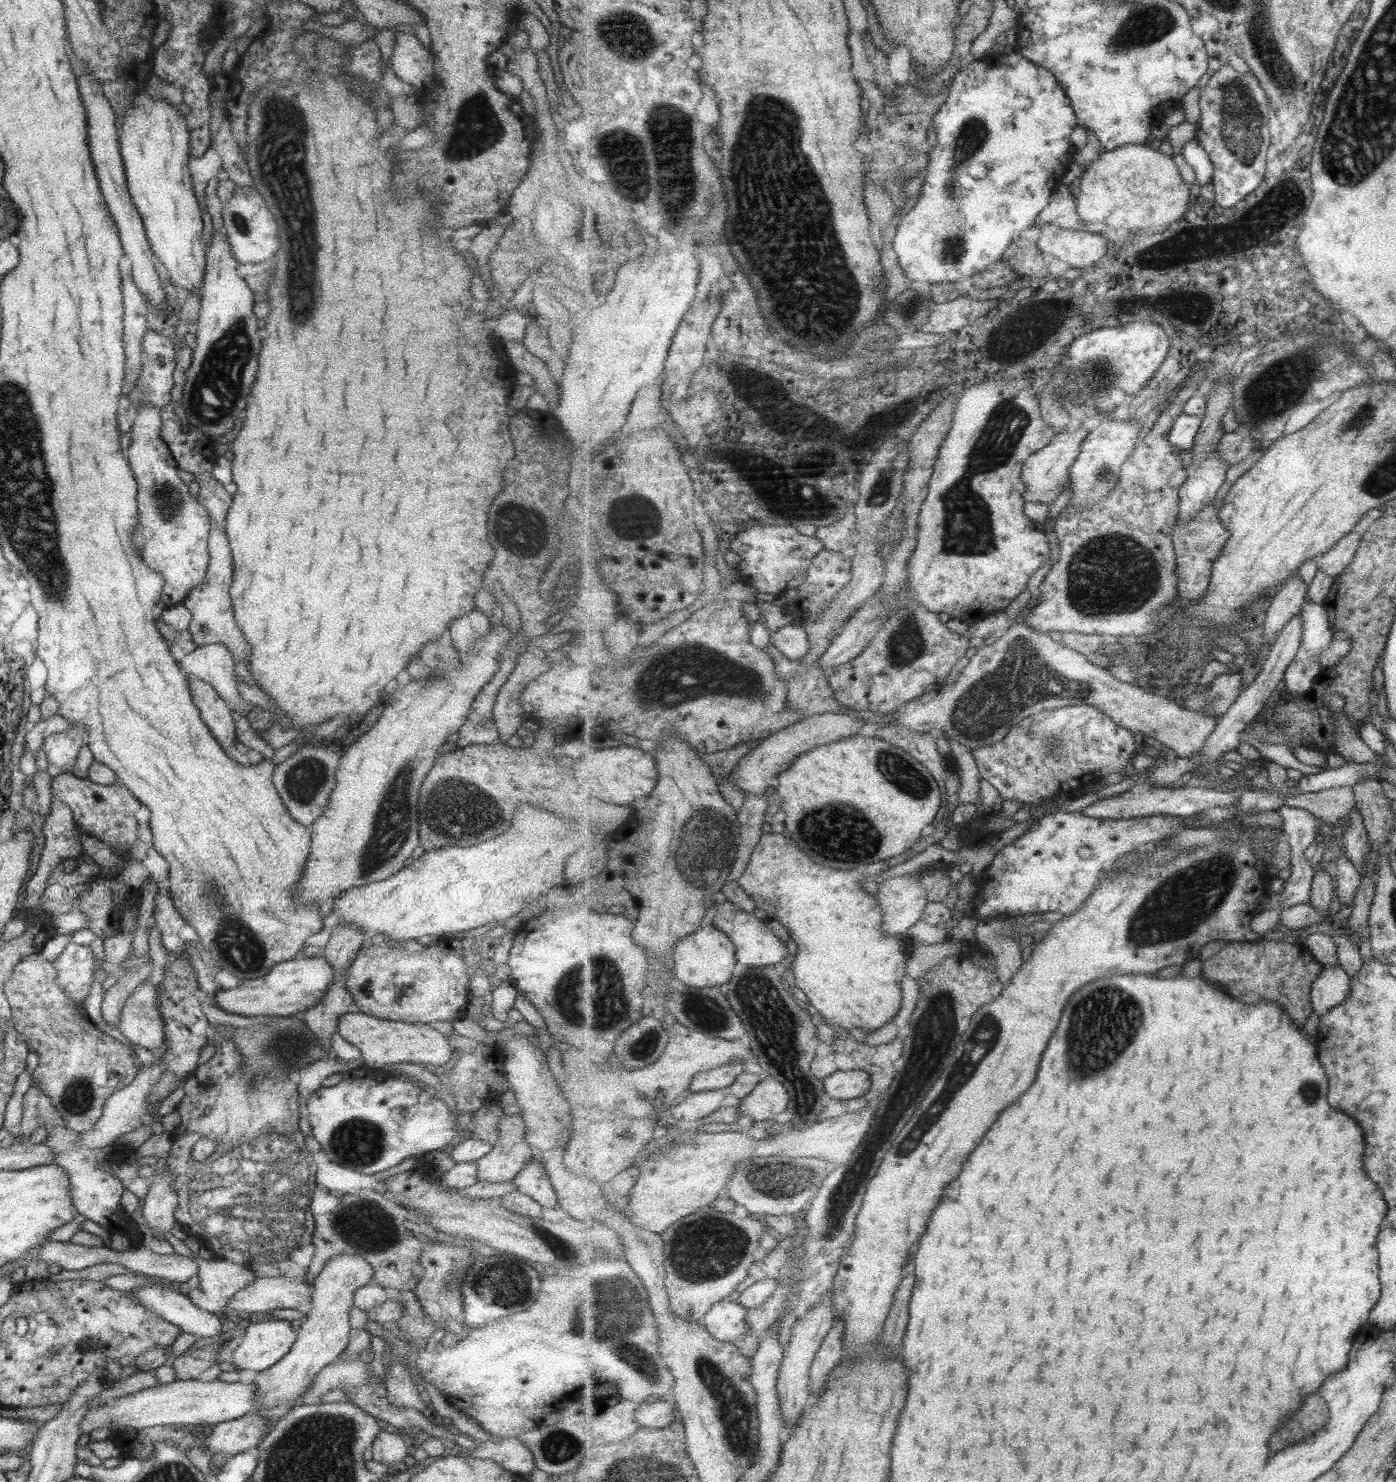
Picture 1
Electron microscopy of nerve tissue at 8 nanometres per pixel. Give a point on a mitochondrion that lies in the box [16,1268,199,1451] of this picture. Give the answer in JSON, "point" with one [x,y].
{"point":[55,1349]}

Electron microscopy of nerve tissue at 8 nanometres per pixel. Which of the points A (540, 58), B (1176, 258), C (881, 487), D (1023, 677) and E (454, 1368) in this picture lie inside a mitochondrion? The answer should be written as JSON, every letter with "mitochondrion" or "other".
{"A":"other","B":"other","C":"mitochondrion","D":"mitochondrion","E":"other"}

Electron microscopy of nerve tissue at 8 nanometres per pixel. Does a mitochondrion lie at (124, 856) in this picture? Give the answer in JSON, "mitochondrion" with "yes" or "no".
{"mitochondrion":"no"}

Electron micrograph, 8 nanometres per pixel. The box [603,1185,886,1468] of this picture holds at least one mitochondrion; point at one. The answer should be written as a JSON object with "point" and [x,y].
{"point":[704,1250]}

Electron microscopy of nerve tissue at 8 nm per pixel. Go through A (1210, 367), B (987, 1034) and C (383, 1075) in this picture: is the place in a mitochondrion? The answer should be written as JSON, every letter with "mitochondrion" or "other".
{"A":"other","B":"mitochondrion","C":"other"}

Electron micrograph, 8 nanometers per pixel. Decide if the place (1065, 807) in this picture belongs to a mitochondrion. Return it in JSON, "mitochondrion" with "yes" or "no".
{"mitochondrion":"no"}

